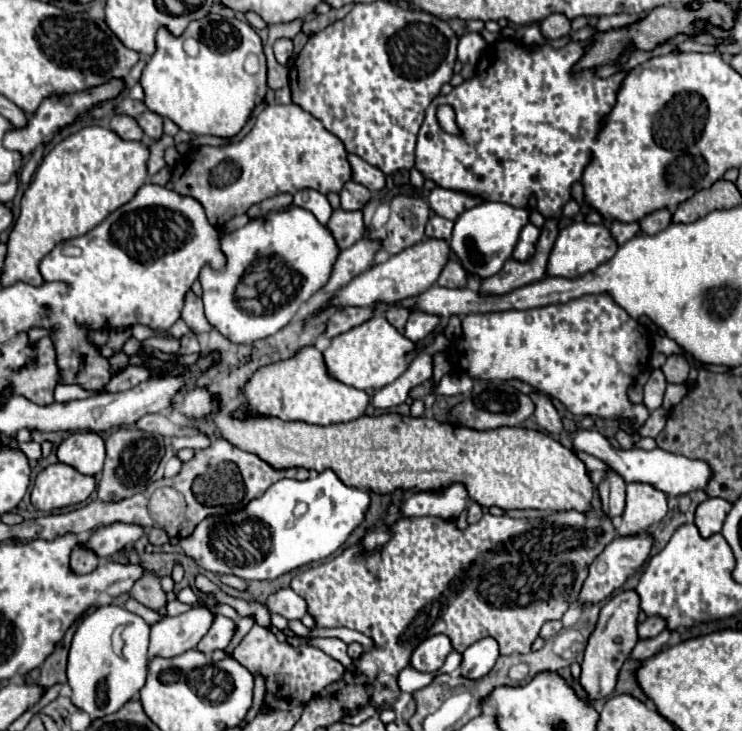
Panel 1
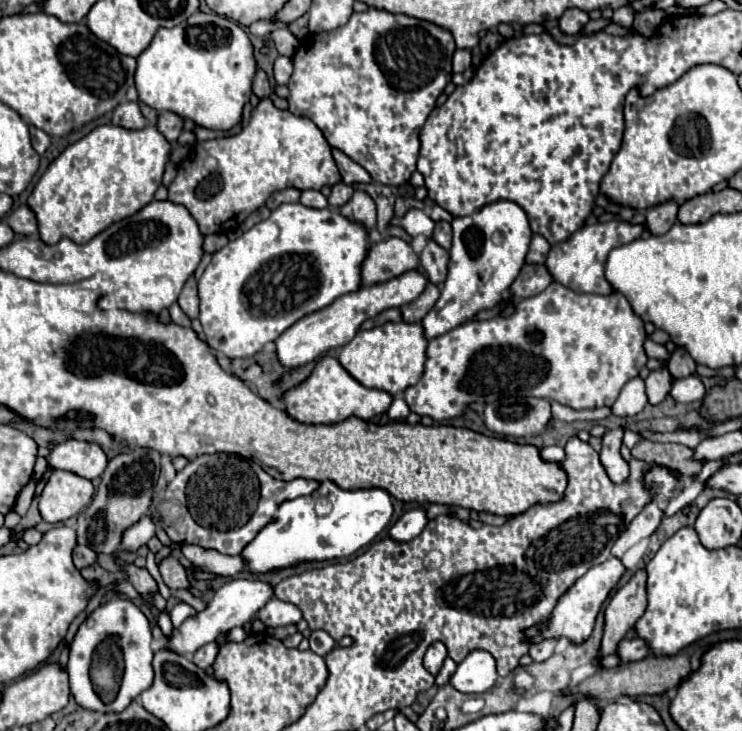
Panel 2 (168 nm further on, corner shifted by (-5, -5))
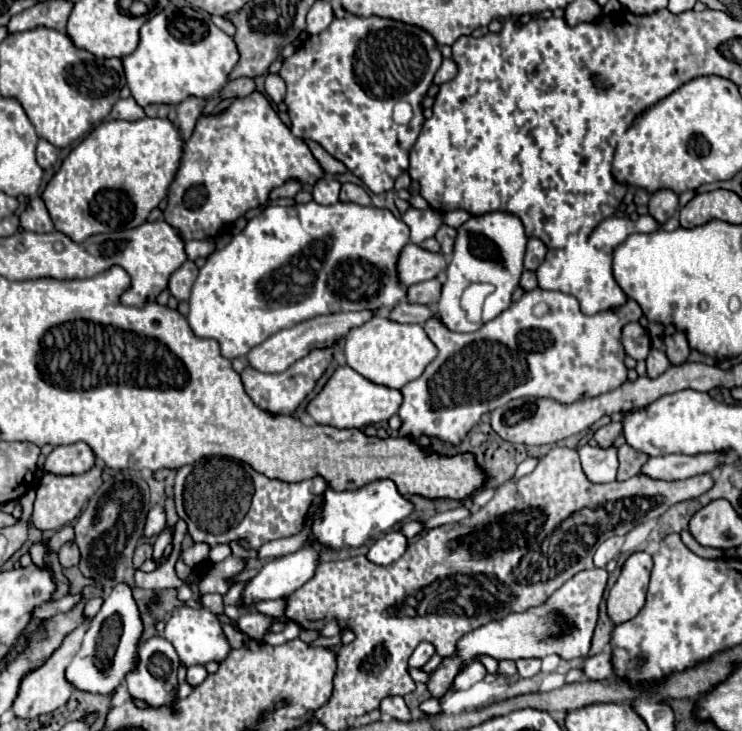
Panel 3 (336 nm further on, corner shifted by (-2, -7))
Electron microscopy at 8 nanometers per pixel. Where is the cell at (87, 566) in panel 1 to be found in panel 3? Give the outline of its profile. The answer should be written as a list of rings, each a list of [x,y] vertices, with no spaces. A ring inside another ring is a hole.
[[[68,542],[68,544],[64,544],[64,546],[60,548],[58,558],[60,558],[60,564],[62,564],[64,568],[76,566],[76,564],[80,562],[80,550],[78,550],[78,546],[76,546],[74,542]]]

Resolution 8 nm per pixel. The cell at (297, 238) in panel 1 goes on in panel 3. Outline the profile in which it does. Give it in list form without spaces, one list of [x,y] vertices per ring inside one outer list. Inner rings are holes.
[[[316,202],[294,206],[266,206],[246,228],[222,250],[210,254],[192,286],[188,322],[196,336],[212,338],[220,344],[220,354],[228,360],[246,356],[280,326],[290,328],[320,314],[350,310],[392,310],[406,290],[396,276],[396,260],[408,244],[408,226],[394,218],[390,210],[336,202],[322,206]]]

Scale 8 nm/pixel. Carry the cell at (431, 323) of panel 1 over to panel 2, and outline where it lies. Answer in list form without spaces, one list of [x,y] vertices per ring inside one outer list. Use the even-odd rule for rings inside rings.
[[[509,200],[489,204],[473,216],[453,218],[451,226],[453,246],[449,252],[451,258],[447,280],[443,282],[441,298],[421,322],[429,340],[465,324],[481,310],[491,310],[503,298],[503,292],[509,290],[521,266],[525,264],[525,254],[533,236],[527,224],[527,214]]]

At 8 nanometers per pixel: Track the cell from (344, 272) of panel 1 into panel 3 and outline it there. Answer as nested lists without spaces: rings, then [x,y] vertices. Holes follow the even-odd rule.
[[[408,244],[400,252],[396,268],[398,268],[400,284],[404,288],[408,288],[422,280],[436,278],[440,272],[444,272],[446,262],[444,262],[442,254],[432,254],[428,250],[422,250],[416,244]]]

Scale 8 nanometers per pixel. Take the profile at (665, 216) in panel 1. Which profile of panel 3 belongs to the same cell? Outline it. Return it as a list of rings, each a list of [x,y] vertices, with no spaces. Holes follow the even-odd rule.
[[[658,190],[650,196],[648,210],[658,224],[664,224],[678,210],[678,196],[672,190]]]

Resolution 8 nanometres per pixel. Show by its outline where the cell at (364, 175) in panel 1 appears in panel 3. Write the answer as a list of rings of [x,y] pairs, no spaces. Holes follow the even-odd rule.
[[[306,140],[306,144],[310,146],[310,150],[312,150],[312,154],[314,154],[314,158],[320,162],[320,166],[326,170],[326,174],[332,174],[332,176],[336,176],[336,174],[344,174],[344,172],[348,172],[348,168],[342,164],[342,162],[336,162],[336,158],[332,158],[318,142],[312,142],[312,140]]]

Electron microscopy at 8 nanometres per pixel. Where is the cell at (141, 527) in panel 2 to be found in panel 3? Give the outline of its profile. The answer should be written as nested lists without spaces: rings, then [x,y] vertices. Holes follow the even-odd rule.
[[[156,506],[148,512],[148,518],[146,518],[146,526],[144,526],[144,536],[146,538],[152,538],[152,536],[158,536],[162,532],[166,524],[166,514],[164,514],[164,508],[162,506]]]

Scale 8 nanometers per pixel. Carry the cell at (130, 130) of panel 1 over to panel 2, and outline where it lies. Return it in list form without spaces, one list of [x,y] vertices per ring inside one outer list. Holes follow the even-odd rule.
[[[123,102],[115,108],[113,112],[113,124],[129,128],[129,130],[139,130],[147,124],[139,110],[139,102]]]

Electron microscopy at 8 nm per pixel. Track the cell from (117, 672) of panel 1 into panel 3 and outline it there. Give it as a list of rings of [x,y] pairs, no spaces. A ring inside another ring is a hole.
[[[116,584],[104,598],[100,612],[90,620],[78,654],[66,668],[66,680],[82,692],[112,694],[124,682],[124,678],[136,670],[136,654],[142,638],[140,610],[132,598],[132,590],[126,584]]]

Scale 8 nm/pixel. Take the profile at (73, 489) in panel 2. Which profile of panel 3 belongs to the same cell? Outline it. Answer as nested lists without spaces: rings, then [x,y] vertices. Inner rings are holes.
[[[94,466],[90,472],[80,474],[80,476],[56,476],[50,472],[44,472],[40,486],[38,486],[38,494],[36,494],[36,502],[34,502],[34,514],[32,514],[32,524],[46,532],[46,530],[60,530],[62,526],[66,526],[68,522],[72,522],[74,518],[78,518],[82,506],[88,502],[88,498],[96,492],[96,488],[100,486],[100,466]]]

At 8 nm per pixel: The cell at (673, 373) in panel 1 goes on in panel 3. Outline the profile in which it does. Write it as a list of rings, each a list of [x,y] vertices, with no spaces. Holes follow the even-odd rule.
[[[674,332],[672,336],[666,336],[664,342],[666,342],[666,356],[672,366],[680,366],[688,360],[690,348],[688,348],[688,340],[684,332]]]

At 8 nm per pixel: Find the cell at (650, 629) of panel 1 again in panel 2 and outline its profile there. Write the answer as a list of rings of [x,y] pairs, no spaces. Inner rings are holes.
[[[625,638],[619,642],[617,646],[617,656],[619,660],[625,664],[625,662],[637,662],[637,660],[643,660],[645,656],[649,654],[649,648],[647,644],[643,644],[643,640],[639,638]]]

